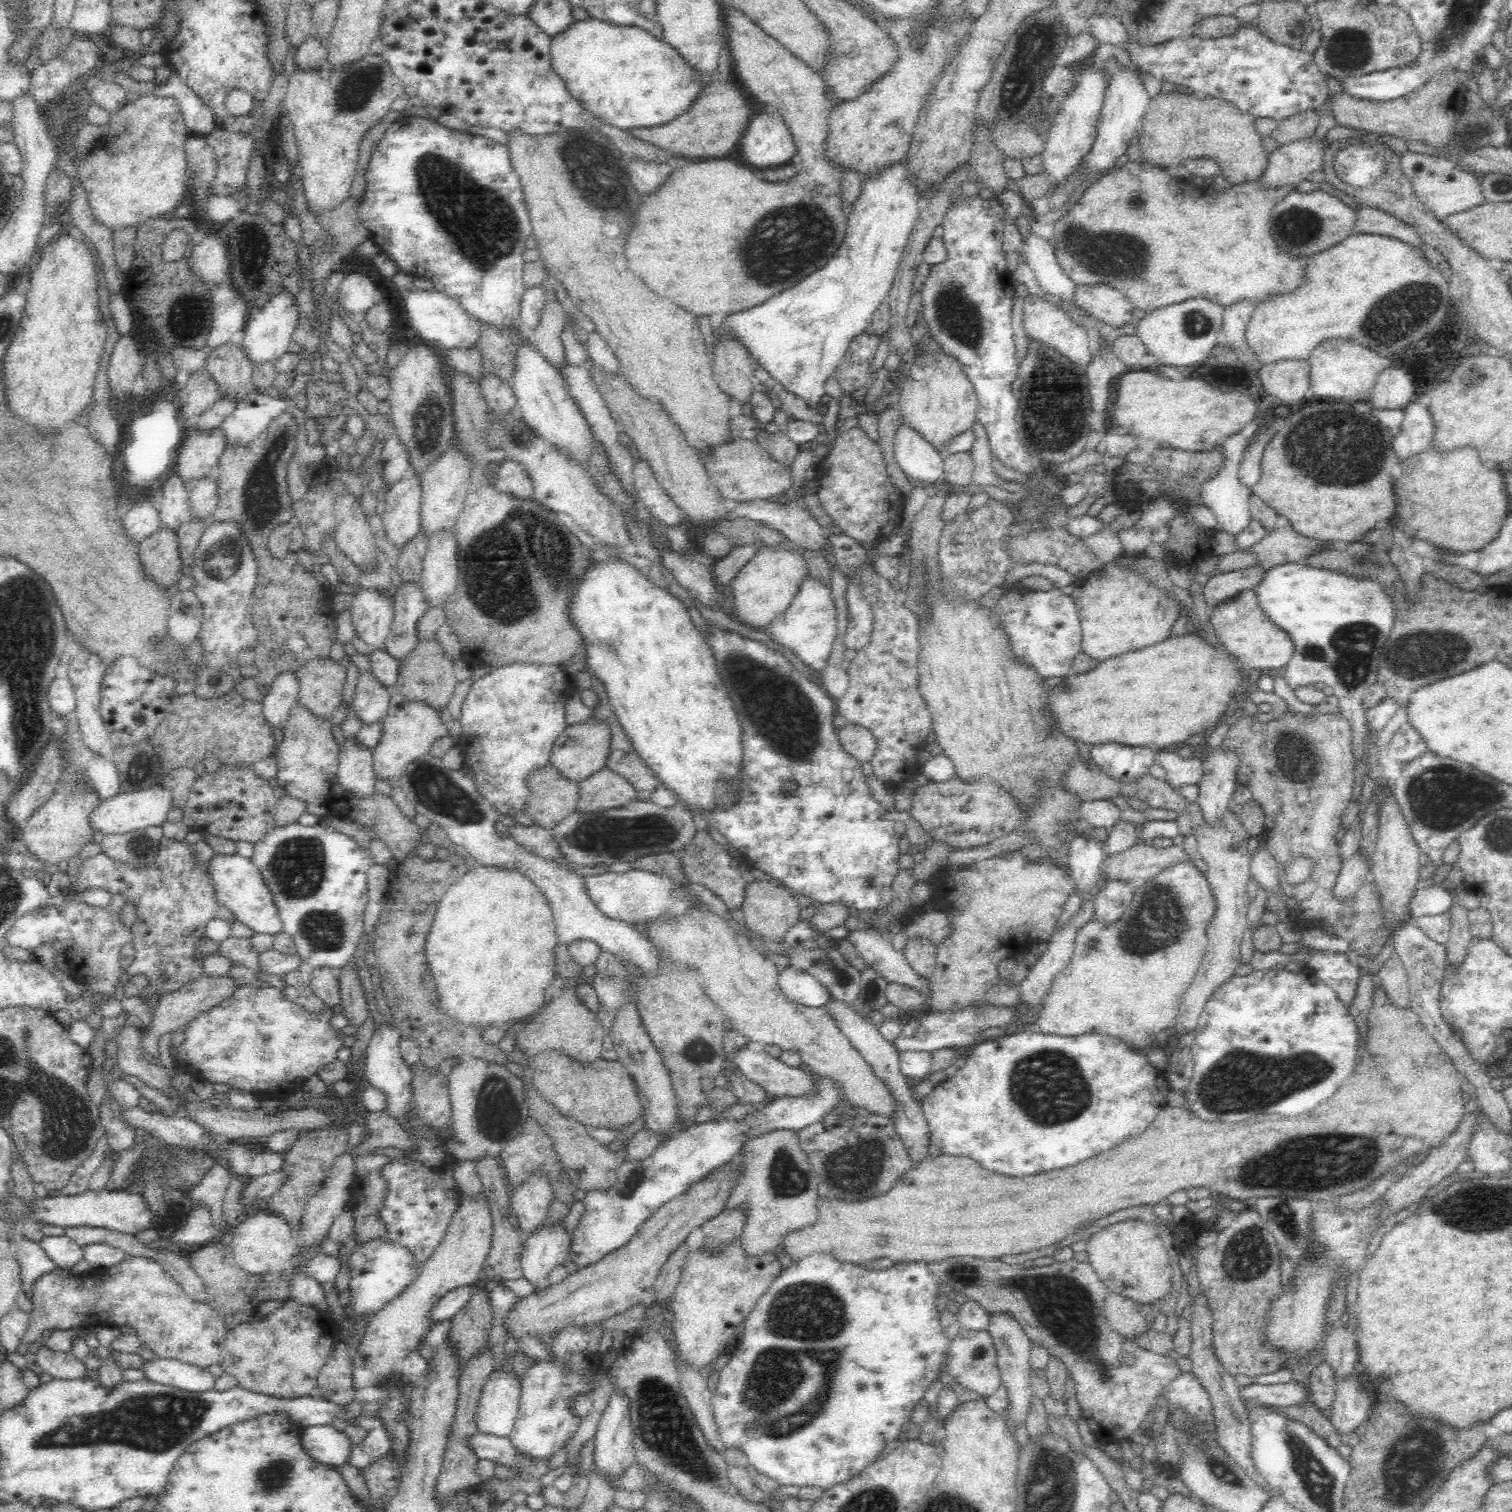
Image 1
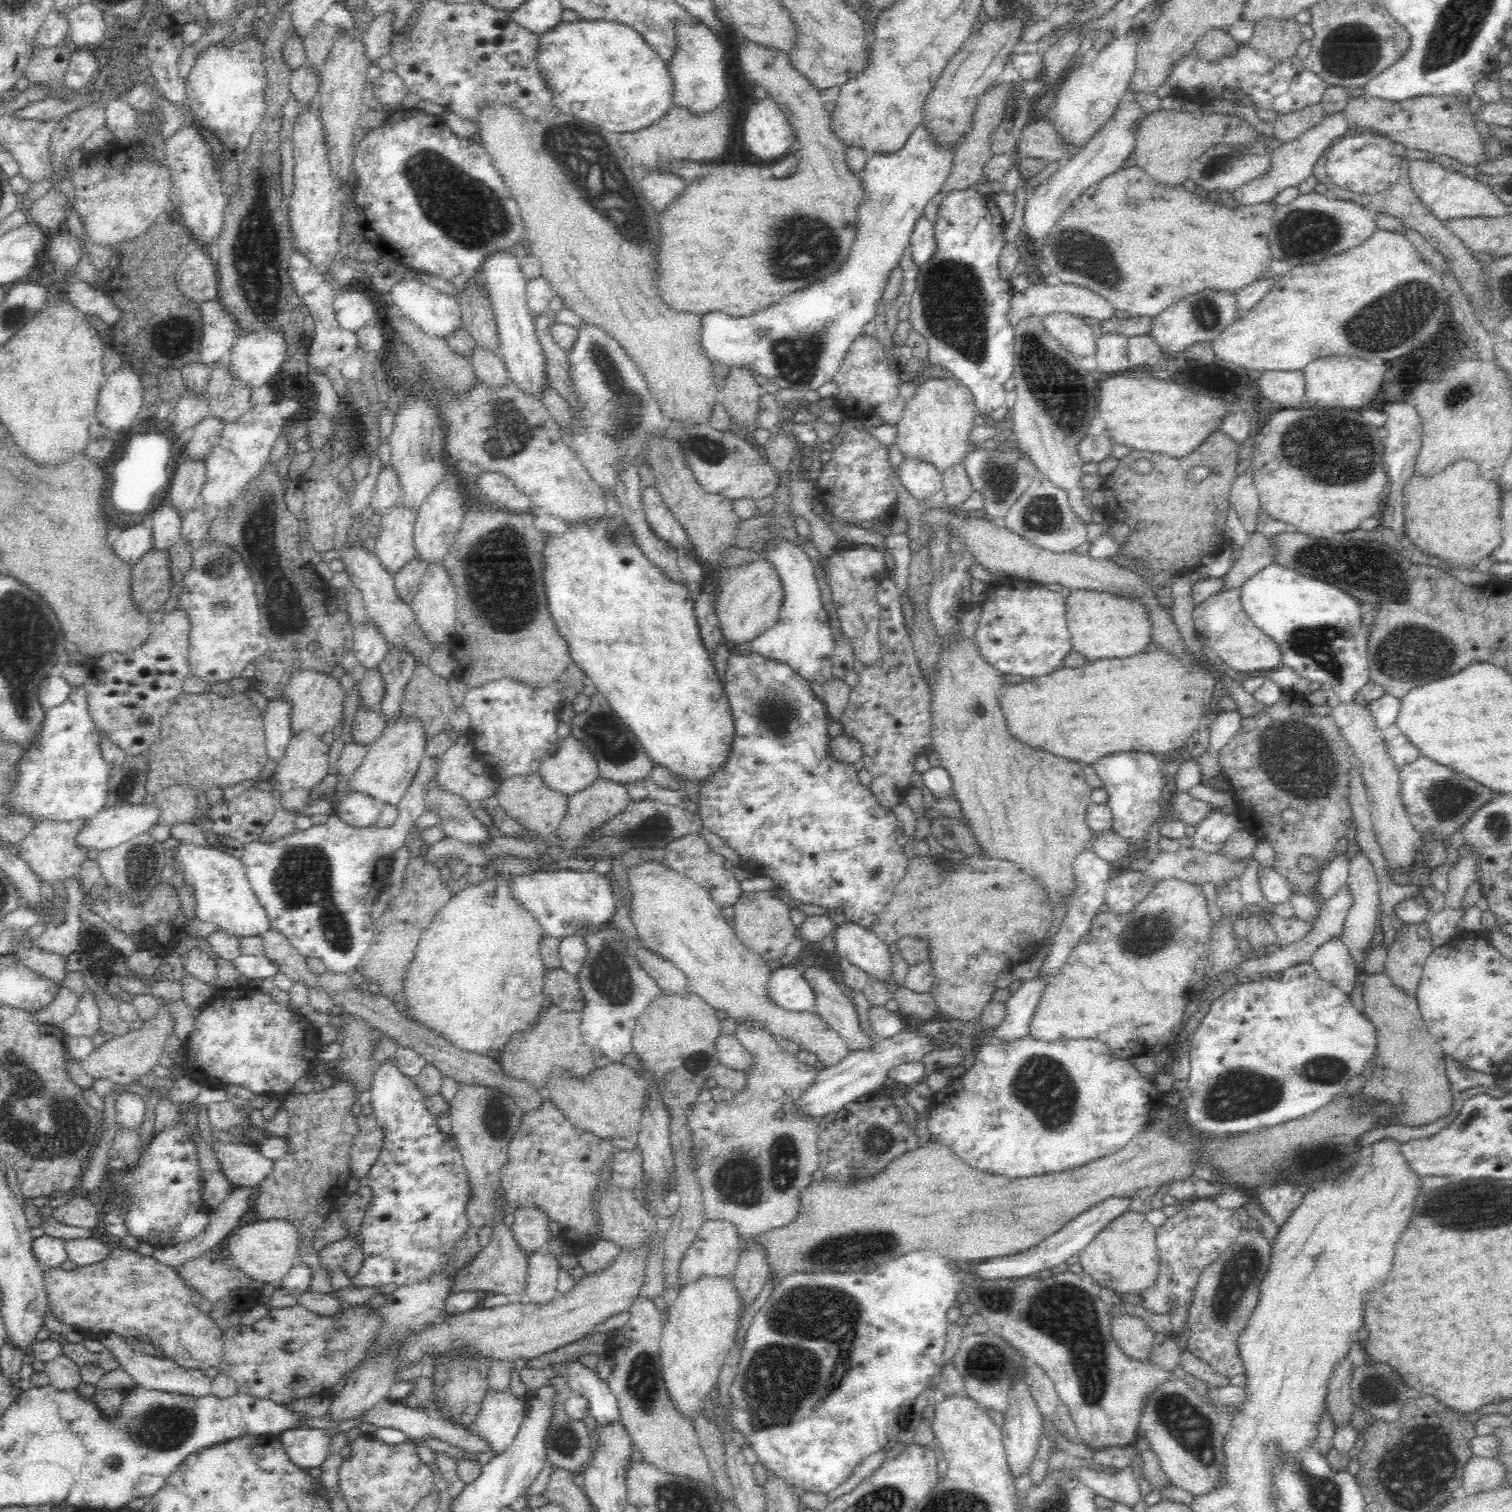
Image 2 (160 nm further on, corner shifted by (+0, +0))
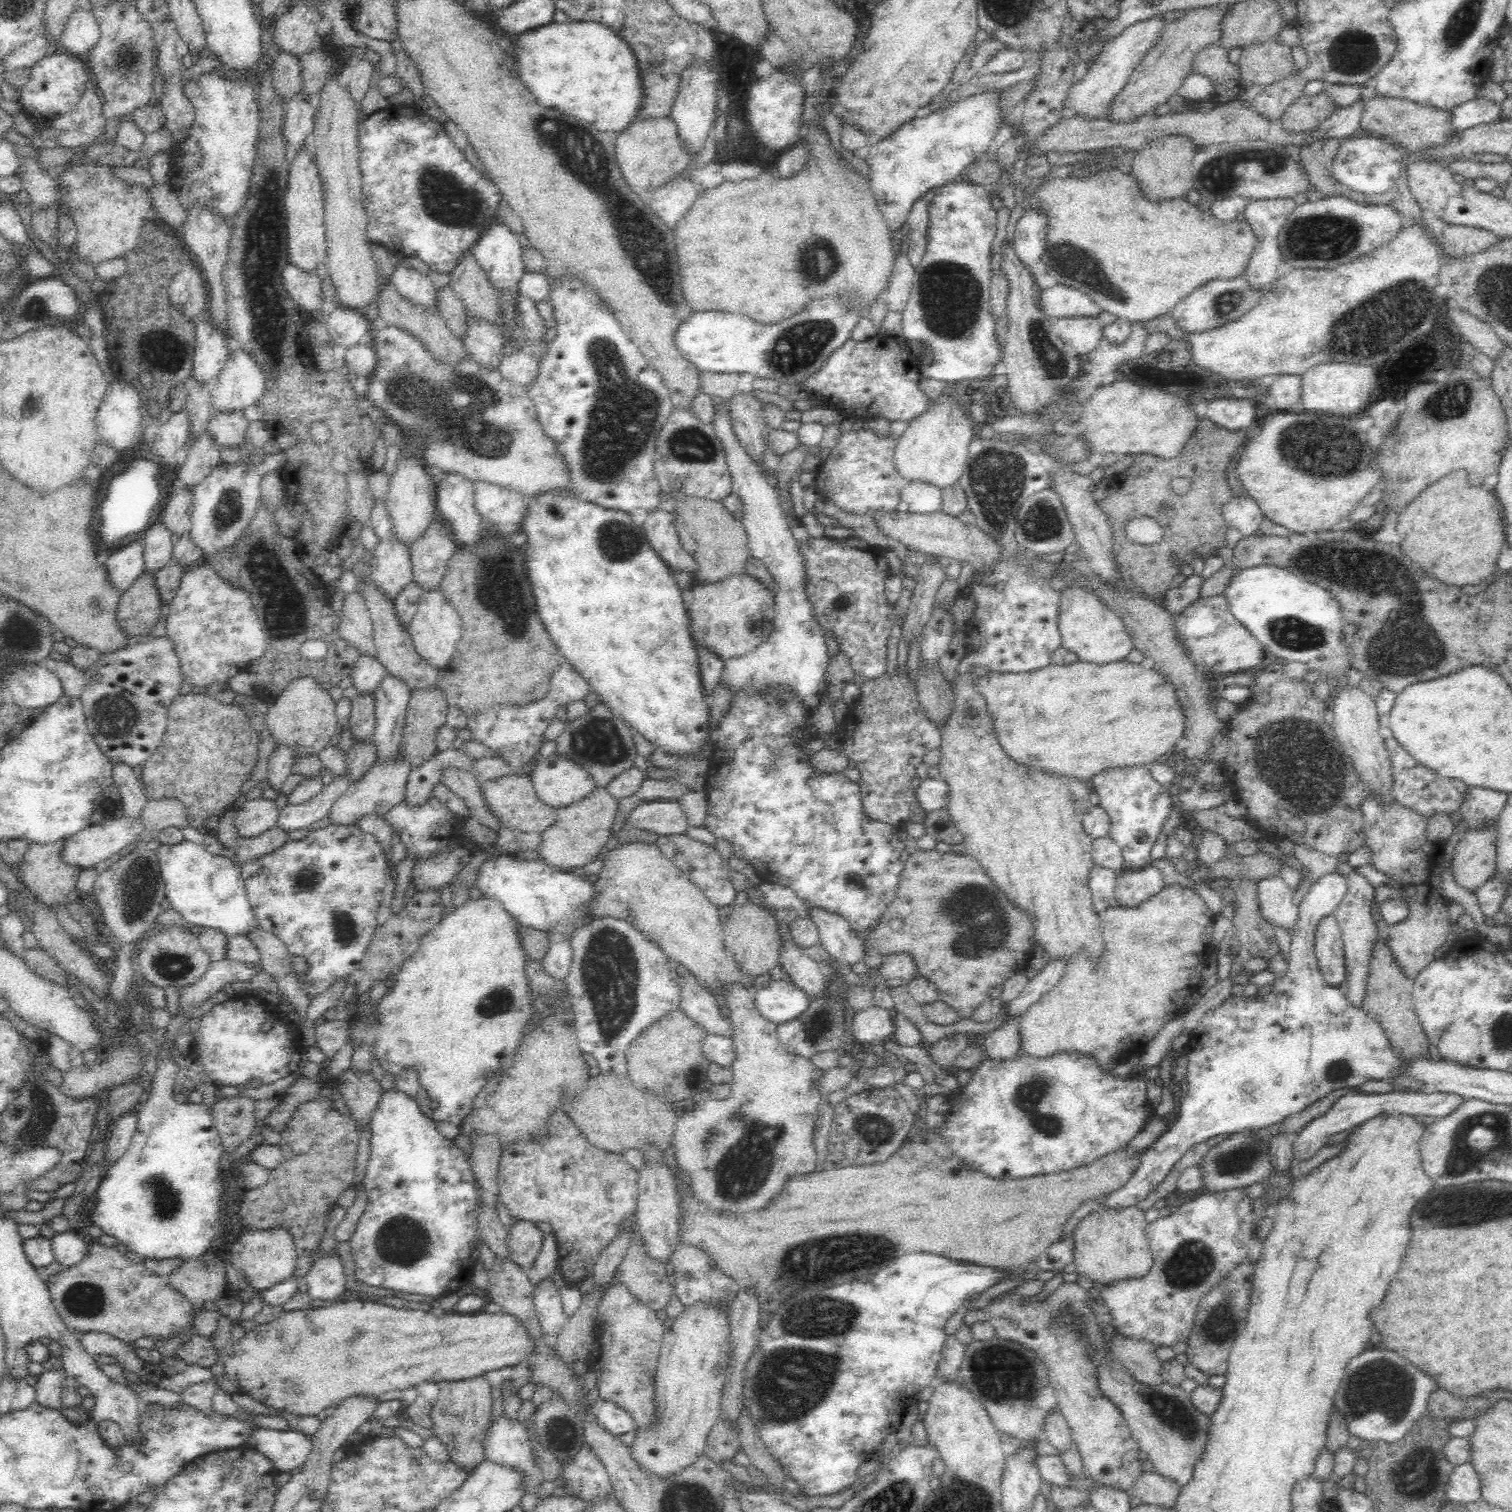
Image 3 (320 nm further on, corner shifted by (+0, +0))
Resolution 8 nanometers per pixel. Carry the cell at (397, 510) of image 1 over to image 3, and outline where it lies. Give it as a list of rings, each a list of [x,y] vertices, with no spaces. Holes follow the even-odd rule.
[[[391,532],[376,543],[370,566],[374,583],[392,599],[413,578],[410,547]]]

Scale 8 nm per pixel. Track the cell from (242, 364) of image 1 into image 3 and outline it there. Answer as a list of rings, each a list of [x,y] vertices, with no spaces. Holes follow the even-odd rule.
[[[242,409],[220,411],[213,414],[207,424],[207,431],[224,447],[234,448],[244,440],[248,420]]]

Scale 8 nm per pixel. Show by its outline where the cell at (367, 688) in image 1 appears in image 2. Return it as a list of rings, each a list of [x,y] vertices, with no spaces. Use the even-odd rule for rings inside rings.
[[[360,703],[354,714],[350,733],[358,743],[370,743],[380,734],[386,726],[386,715],[382,713],[381,705],[370,707]]]

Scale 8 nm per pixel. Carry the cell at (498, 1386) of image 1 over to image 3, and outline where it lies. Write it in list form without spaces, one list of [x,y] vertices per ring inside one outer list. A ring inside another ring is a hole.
[[[506,1413],[492,1417],[483,1440],[487,1460],[505,1466],[518,1466],[526,1475],[526,1492],[538,1494],[543,1483],[541,1470],[533,1461],[528,1427]]]

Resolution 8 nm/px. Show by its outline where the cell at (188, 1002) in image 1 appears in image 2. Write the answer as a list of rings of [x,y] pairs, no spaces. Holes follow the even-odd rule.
[[[159,999],[156,1014],[144,1021],[142,1028],[129,1030],[122,1036],[108,1036],[107,1041],[99,1048],[95,1048],[85,1059],[79,1061],[82,1070],[92,1078],[107,1078],[114,1084],[126,1085],[140,1080],[140,1076],[158,1065],[158,1060],[164,1051],[164,1042],[168,1036],[174,1034],[176,1019],[174,1013],[168,1009],[166,999]]]

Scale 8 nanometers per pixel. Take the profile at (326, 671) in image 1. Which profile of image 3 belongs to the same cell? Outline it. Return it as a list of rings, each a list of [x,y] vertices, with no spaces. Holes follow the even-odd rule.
[[[312,675],[295,678],[270,704],[265,715],[265,725],[274,740],[288,743],[294,754],[318,753],[338,731],[336,704],[330,691],[320,685],[316,678],[312,678]]]

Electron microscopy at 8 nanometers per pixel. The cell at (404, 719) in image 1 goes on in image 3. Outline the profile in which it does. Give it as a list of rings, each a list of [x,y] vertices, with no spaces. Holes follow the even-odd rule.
[[[401,744],[400,748],[398,748],[398,753],[395,755],[390,755],[385,759],[378,757],[355,781],[352,781],[350,786],[336,799],[336,802],[332,805],[329,812],[330,822],[353,824],[355,818],[364,813],[382,813],[384,815],[385,812],[390,810],[393,806],[398,806],[400,802],[404,802],[406,784],[408,784],[408,776],[412,769],[412,759],[404,757],[404,753],[401,752]]]

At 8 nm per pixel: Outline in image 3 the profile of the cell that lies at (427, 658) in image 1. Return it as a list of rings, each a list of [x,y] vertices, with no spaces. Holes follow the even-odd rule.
[[[437,684],[431,687],[414,687],[411,690],[403,728],[401,752],[404,753],[404,757],[412,759],[412,768],[428,760],[437,751],[436,734],[442,726],[447,725],[448,707],[446,693]]]

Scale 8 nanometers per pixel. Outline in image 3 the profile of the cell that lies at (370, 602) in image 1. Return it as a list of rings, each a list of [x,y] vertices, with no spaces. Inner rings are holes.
[[[368,651],[360,652],[351,672],[352,684],[358,692],[367,693],[376,688],[380,679],[386,674],[382,661],[377,655],[370,655]]]

